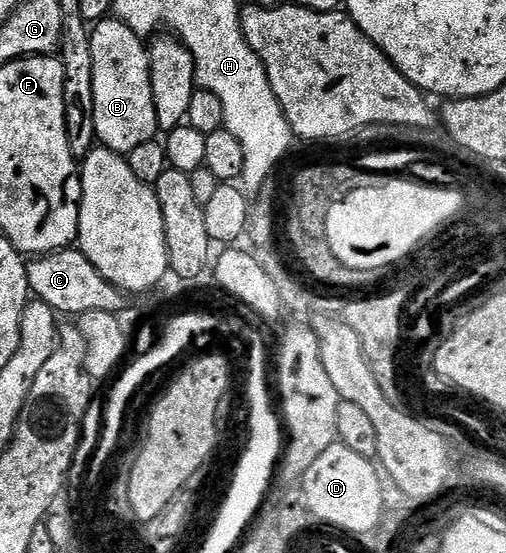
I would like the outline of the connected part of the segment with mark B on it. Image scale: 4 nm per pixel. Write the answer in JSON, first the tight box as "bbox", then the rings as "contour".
{"bbox":[89,17,159,156],"contour":[[[106,17],[96,24],[89,41],[96,142],[106,152],[128,156],[131,149],[143,145],[143,141],[158,138],[159,135],[148,73],[149,52],[142,36],[136,35],[116,17]]]}

